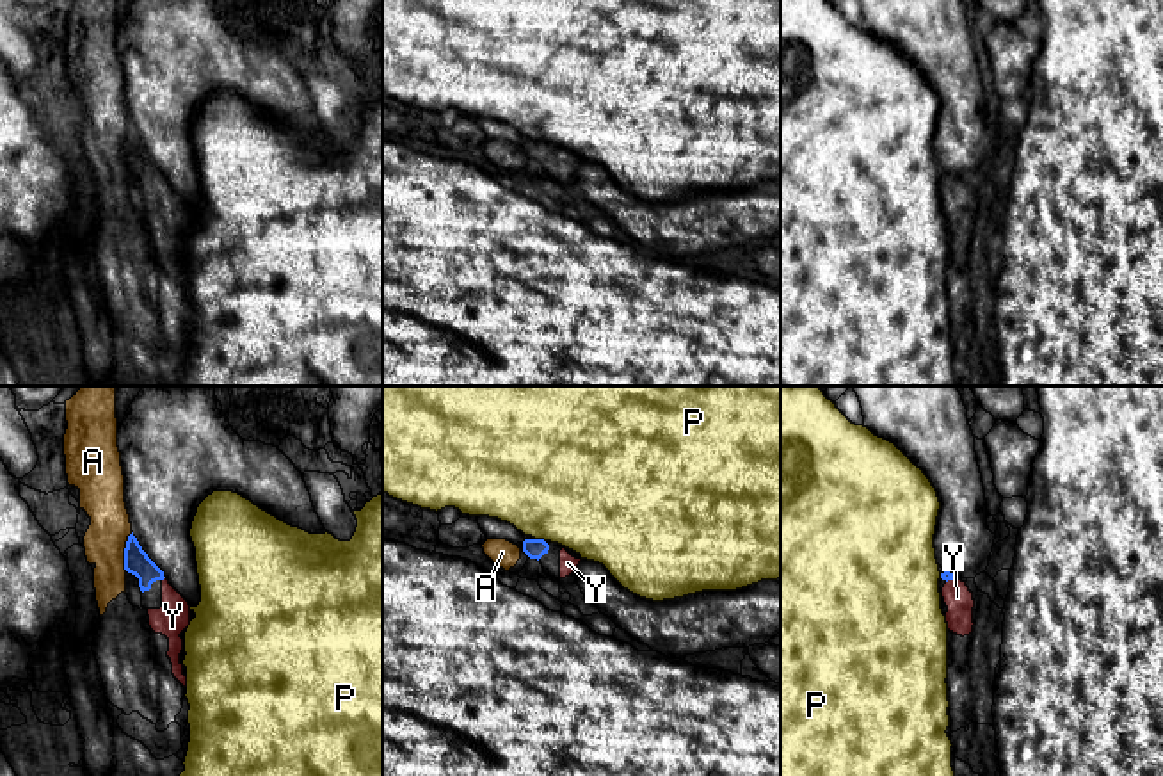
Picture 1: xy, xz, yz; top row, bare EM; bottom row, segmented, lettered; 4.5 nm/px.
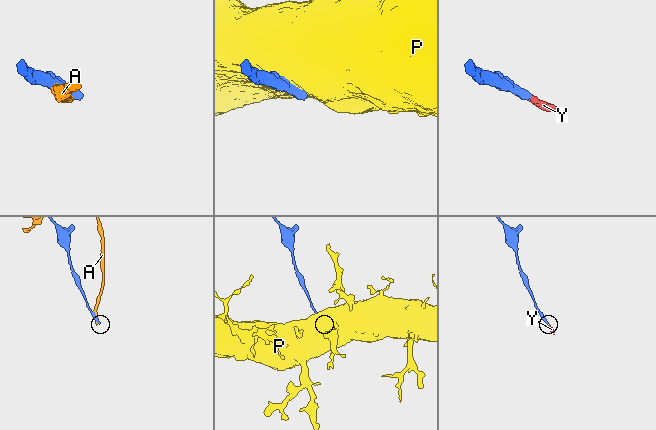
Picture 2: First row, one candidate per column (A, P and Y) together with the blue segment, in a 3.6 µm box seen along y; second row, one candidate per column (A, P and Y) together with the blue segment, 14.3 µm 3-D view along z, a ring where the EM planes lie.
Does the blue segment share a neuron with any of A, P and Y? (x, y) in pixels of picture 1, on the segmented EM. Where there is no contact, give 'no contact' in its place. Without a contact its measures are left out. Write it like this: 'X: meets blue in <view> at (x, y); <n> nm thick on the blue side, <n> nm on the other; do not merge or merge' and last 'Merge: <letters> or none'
A: meets blue in xy at (125, 552); 120 nm thick on the blue side, 190 nm on the other; do not merge
P: meets blue in xz at (541, 540); 90 nm thick on the blue side, 500 nm on the other; do not merge
Y: meets blue in yz at (952, 579); 50 nm thick on the blue side, 130 nm on the other; merge
Merge: Y

